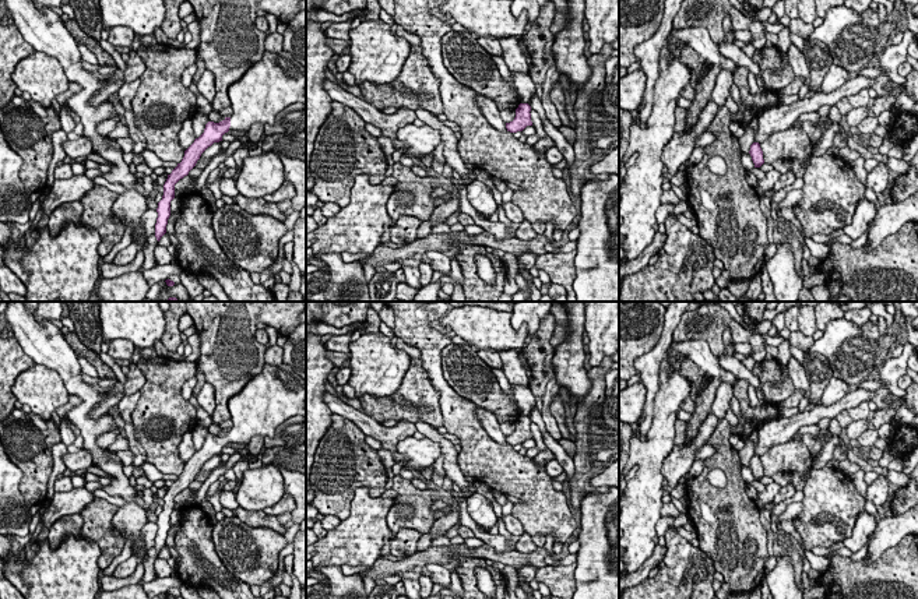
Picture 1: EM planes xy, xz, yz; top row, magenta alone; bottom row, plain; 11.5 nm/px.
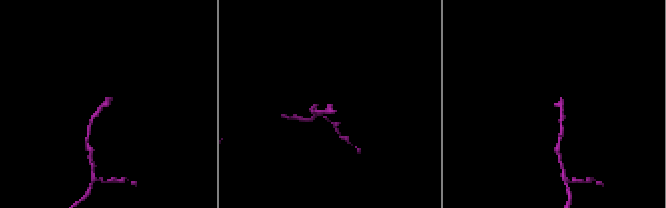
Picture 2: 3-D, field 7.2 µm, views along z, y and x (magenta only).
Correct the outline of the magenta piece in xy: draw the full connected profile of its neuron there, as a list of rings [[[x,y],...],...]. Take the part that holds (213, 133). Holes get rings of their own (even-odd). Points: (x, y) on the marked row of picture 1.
[[[264,50],[261,60],[228,88],[233,114],[219,123],[208,121],[204,133],[184,151],[182,162],[168,175],[163,195],[156,208],[155,237],[158,242],[166,233],[175,184],[187,176],[201,154],[214,142],[222,141],[222,135],[229,130],[235,134],[245,134],[254,123],[274,124],[277,114],[285,108],[293,103],[306,103],[303,73],[305,67],[292,53]]]

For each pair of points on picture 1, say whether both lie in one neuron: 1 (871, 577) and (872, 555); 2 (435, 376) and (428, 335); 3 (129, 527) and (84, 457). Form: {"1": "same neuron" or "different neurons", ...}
{"1": "different neurons", "2": "same neuron", "3": "different neurons"}

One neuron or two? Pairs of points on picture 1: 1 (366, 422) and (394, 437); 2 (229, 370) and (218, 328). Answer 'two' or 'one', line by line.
1: one
2: one

